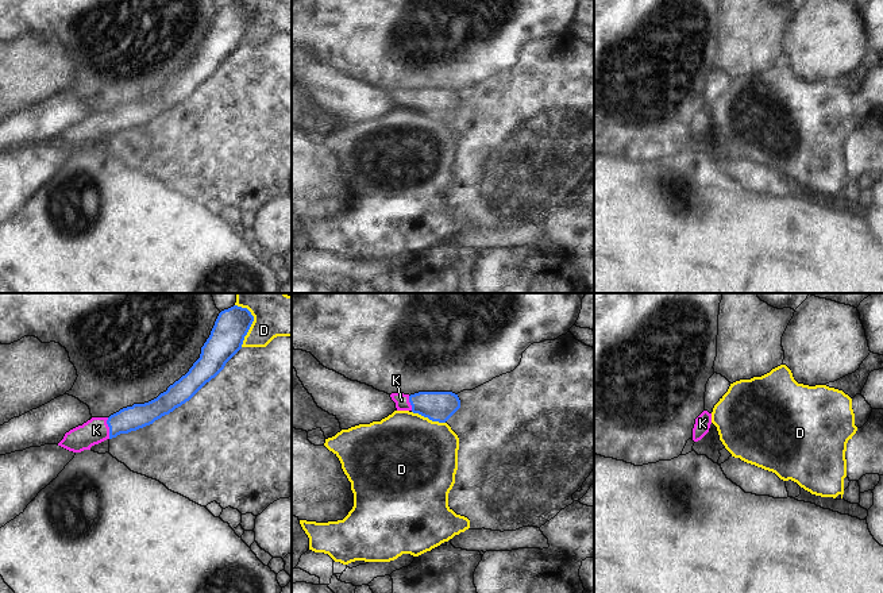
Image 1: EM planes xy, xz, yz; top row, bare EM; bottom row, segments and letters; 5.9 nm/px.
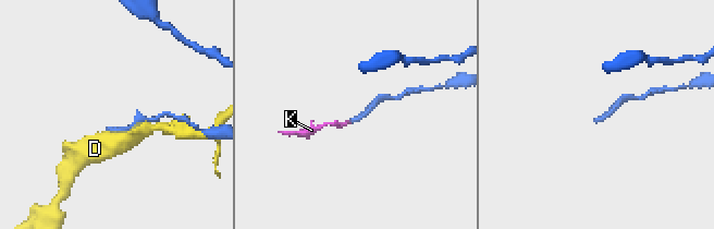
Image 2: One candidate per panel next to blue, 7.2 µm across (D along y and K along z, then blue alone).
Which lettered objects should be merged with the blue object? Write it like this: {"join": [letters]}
{"join": ["K"]}

